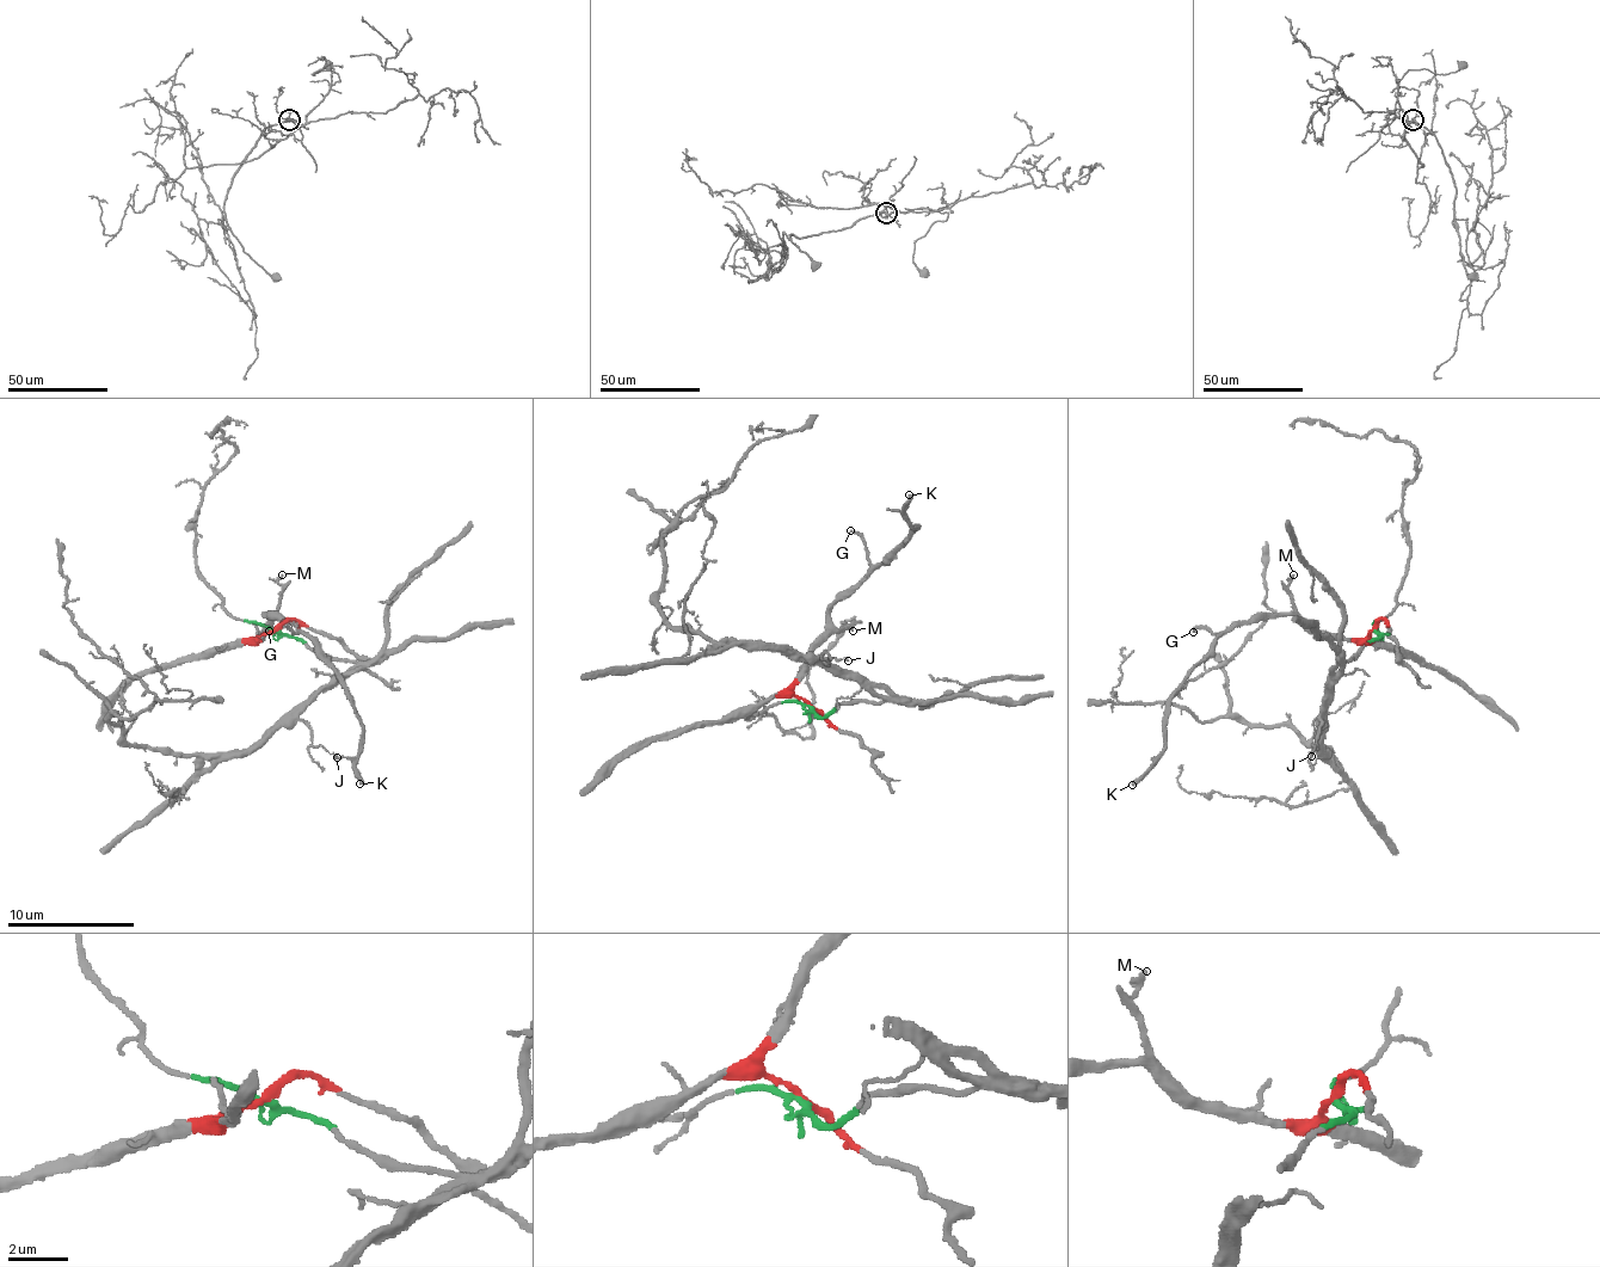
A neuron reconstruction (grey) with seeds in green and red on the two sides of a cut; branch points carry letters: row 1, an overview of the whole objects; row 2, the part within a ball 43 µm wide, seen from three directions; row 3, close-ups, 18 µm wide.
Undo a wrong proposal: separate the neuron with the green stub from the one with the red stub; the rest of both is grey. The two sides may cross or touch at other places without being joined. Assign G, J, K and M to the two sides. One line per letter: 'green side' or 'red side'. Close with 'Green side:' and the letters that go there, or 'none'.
G: red side
J: green side
K: red side
M: red side
Green side: J

